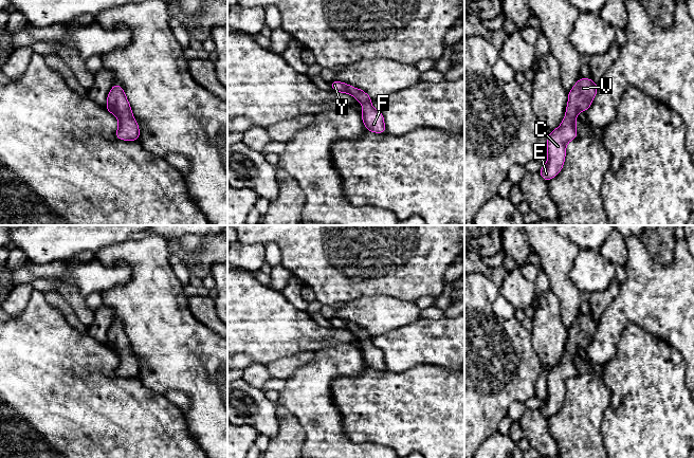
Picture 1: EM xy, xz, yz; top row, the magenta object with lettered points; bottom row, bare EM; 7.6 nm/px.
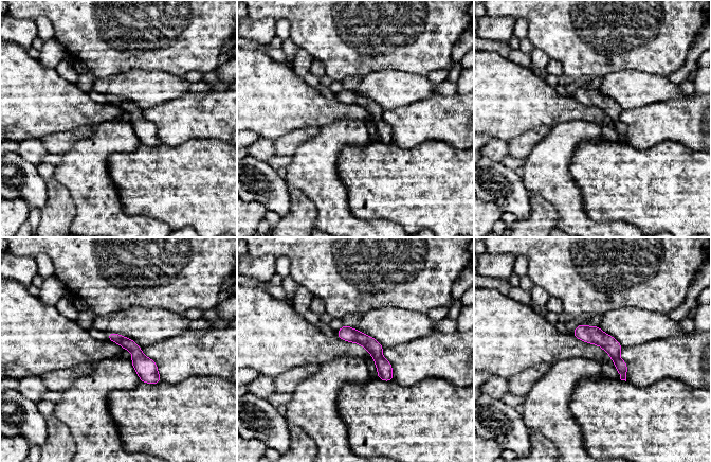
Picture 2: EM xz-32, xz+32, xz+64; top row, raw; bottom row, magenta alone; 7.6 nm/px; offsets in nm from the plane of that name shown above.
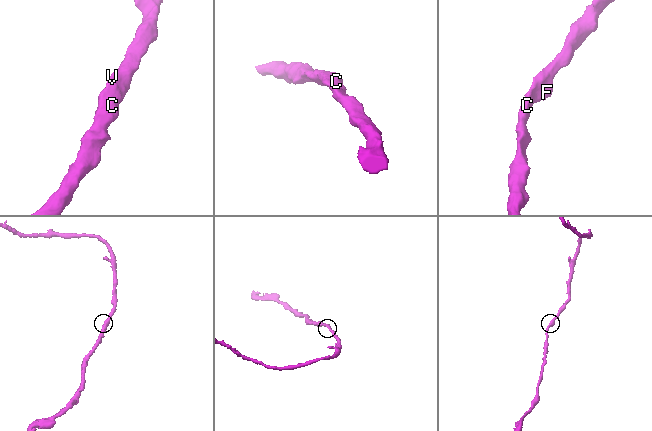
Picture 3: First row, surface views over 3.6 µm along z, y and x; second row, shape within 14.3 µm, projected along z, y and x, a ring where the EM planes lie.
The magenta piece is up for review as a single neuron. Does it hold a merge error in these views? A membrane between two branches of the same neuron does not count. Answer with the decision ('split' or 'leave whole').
leave whole

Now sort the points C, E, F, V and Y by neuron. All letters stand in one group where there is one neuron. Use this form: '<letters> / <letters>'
C E F V Y

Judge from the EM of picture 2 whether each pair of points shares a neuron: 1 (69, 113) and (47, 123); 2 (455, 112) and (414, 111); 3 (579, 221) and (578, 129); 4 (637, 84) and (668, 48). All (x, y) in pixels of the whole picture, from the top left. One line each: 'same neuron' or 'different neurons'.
1: same neuron
2: same neuron
3: same neuron
4: different neurons

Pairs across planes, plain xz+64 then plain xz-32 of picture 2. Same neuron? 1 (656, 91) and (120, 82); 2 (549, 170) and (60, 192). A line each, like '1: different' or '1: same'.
1: same
2: different

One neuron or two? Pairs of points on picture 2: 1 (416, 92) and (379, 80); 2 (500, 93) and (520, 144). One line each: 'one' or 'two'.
1: one
2: two

